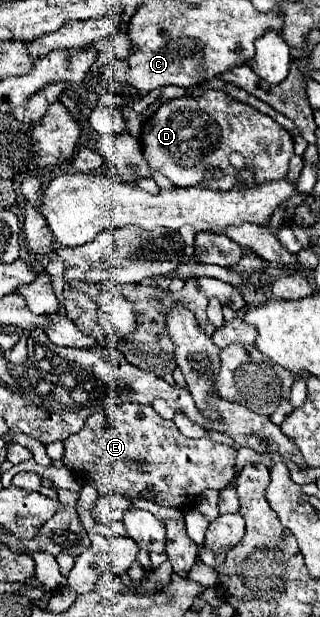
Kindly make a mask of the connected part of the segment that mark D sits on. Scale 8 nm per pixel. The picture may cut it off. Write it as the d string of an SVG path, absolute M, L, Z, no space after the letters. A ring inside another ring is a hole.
M207 90L201 96L181 96L161 104L161 108L145 120L141 128L141 144L147 164L151 164L153 170L165 174L173 186L201 184L209 166L221 168L225 176L209 180L209 186L215 190L231 190L237 184L237 174L243 168L251 168L257 182L285 178L287 164L293 156L293 136L283 126L279 126L273 118L255 110L253 106L237 102L219 90Z

